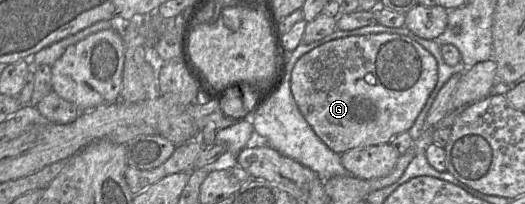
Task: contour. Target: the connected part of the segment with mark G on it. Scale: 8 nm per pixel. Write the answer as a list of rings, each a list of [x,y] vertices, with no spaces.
[[[375,34],[365,36],[351,36],[336,39],[320,45],[302,56],[294,66],[291,75],[291,91],[299,111],[311,126],[316,135],[332,151],[342,154],[348,150],[389,143],[400,133],[408,132],[413,126],[419,113],[423,109],[429,95],[438,80],[438,66],[434,56],[410,38],[397,34]]]

